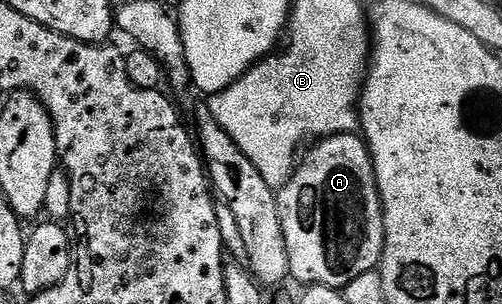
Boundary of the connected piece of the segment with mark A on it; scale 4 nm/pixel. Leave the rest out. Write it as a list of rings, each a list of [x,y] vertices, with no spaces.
[[[358,133],[320,138],[310,149],[298,159],[291,178],[278,187],[275,196],[290,277],[307,286],[345,288],[357,276],[375,270],[383,257],[383,205],[379,199],[371,150]]]

